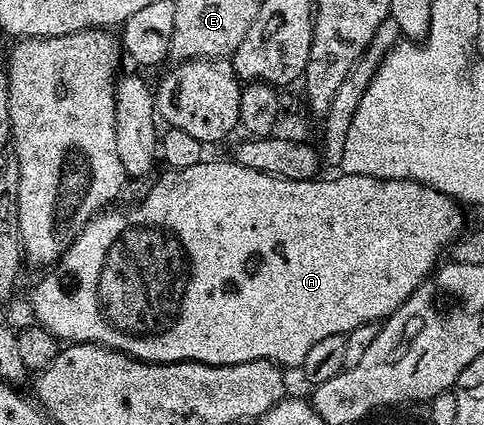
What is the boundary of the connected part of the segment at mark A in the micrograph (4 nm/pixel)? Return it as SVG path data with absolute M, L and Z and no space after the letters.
M205 160L194 164L194 168L168 170L153 184L152 191L141 200L140 206L134 207L128 215L109 209L85 224L59 262L55 263L54 269L44 272L37 280L32 290L32 314L36 317L33 319L65 343L97 342L143 362L201 362L211 366L229 366L250 360L270 360L281 368L299 367L311 346L325 336L346 336L362 324L388 319L437 269L440 253L443 250L445 253L465 229L461 207L456 199L433 186L423 186L421 182L410 180L386 180L345 173L341 173L340 178L324 177L315 180L279 178L266 172L254 172L254 168L246 168L235 160Z

